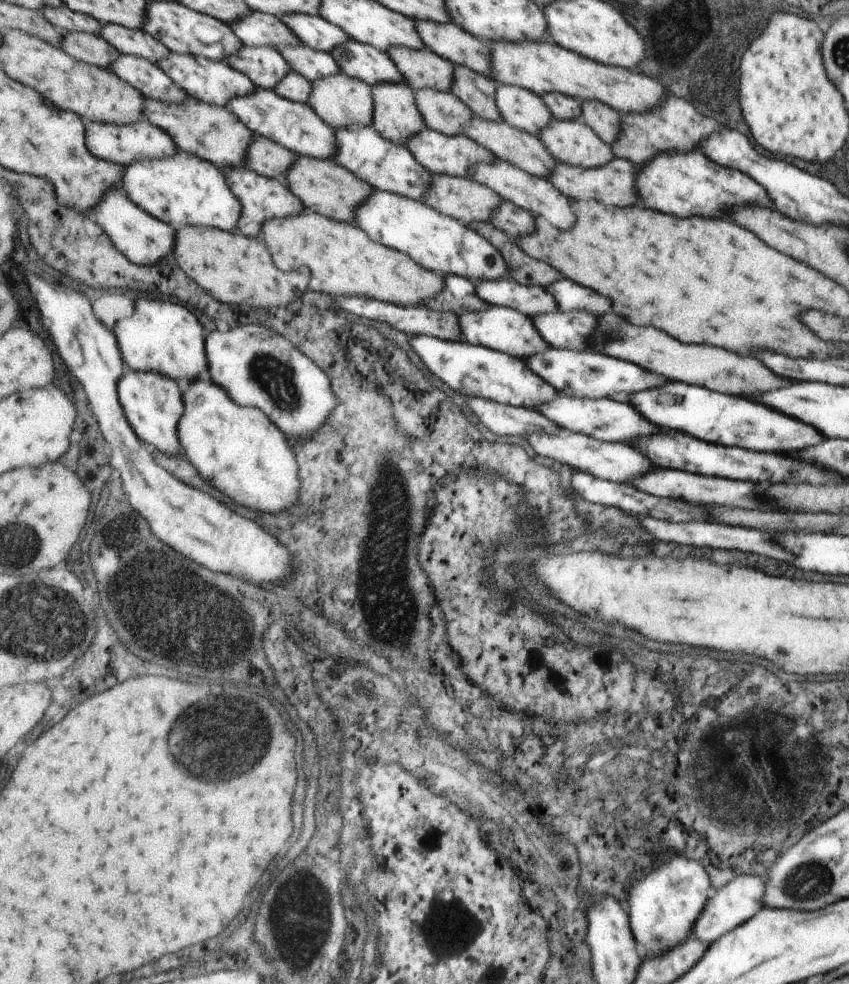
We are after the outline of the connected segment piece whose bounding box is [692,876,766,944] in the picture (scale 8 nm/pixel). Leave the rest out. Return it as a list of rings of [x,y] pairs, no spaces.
[[[738,876],[719,889],[714,891],[714,895],[704,912],[700,914],[699,921],[696,922],[695,932],[692,934],[700,942],[713,943],[728,934],[731,930],[750,921],[759,910],[762,910],[762,902],[765,901],[766,891],[764,882],[758,876]]]

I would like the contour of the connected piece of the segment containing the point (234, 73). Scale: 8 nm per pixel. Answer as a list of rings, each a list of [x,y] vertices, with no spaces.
[[[172,51],[172,54],[164,58],[159,65],[175,79],[176,84],[187,90],[190,96],[208,104],[230,107],[231,102],[236,98],[258,94],[258,88],[260,88],[248,74],[233,67],[227,61],[216,62],[209,58],[194,56],[194,54],[176,54]]]

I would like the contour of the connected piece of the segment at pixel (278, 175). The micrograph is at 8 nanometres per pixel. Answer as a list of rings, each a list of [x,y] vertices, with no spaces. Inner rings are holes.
[[[257,134],[256,142],[252,142],[251,153],[248,154],[247,166],[259,171],[261,175],[287,183],[290,170],[298,162],[298,157],[299,155],[288,147]]]

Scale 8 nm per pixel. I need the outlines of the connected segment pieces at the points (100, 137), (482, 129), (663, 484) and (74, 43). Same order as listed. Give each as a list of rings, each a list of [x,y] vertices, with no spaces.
[[[142,119],[138,124],[131,125],[88,122],[88,146],[91,147],[93,154],[101,159],[126,167],[141,160],[172,158],[181,151],[175,138],[168,131],[147,119]]]
[[[473,116],[471,125],[468,126],[465,135],[468,138],[475,139],[480,145],[487,147],[496,158],[504,160],[504,162],[510,162],[520,170],[536,175],[538,178],[550,178],[552,170],[559,165],[539,135],[528,134],[523,130],[518,130],[518,128],[513,127],[506,121],[488,122],[487,119]]]
[[[676,469],[652,470],[652,474],[646,474],[644,478],[636,478],[632,485],[642,492],[656,495],[657,497],[666,497],[676,500],[682,500],[690,504],[721,506],[721,507],[738,507],[743,509],[772,510],[778,511],[770,502],[762,502],[760,498],[756,500],[754,488],[760,490],[760,486],[752,486],[750,482],[732,480],[722,477],[709,477],[698,475],[690,472],[679,471]]]
[[[69,32],[66,36],[63,47],[68,54],[81,61],[110,69],[123,55],[119,48],[108,42],[101,34]]]

